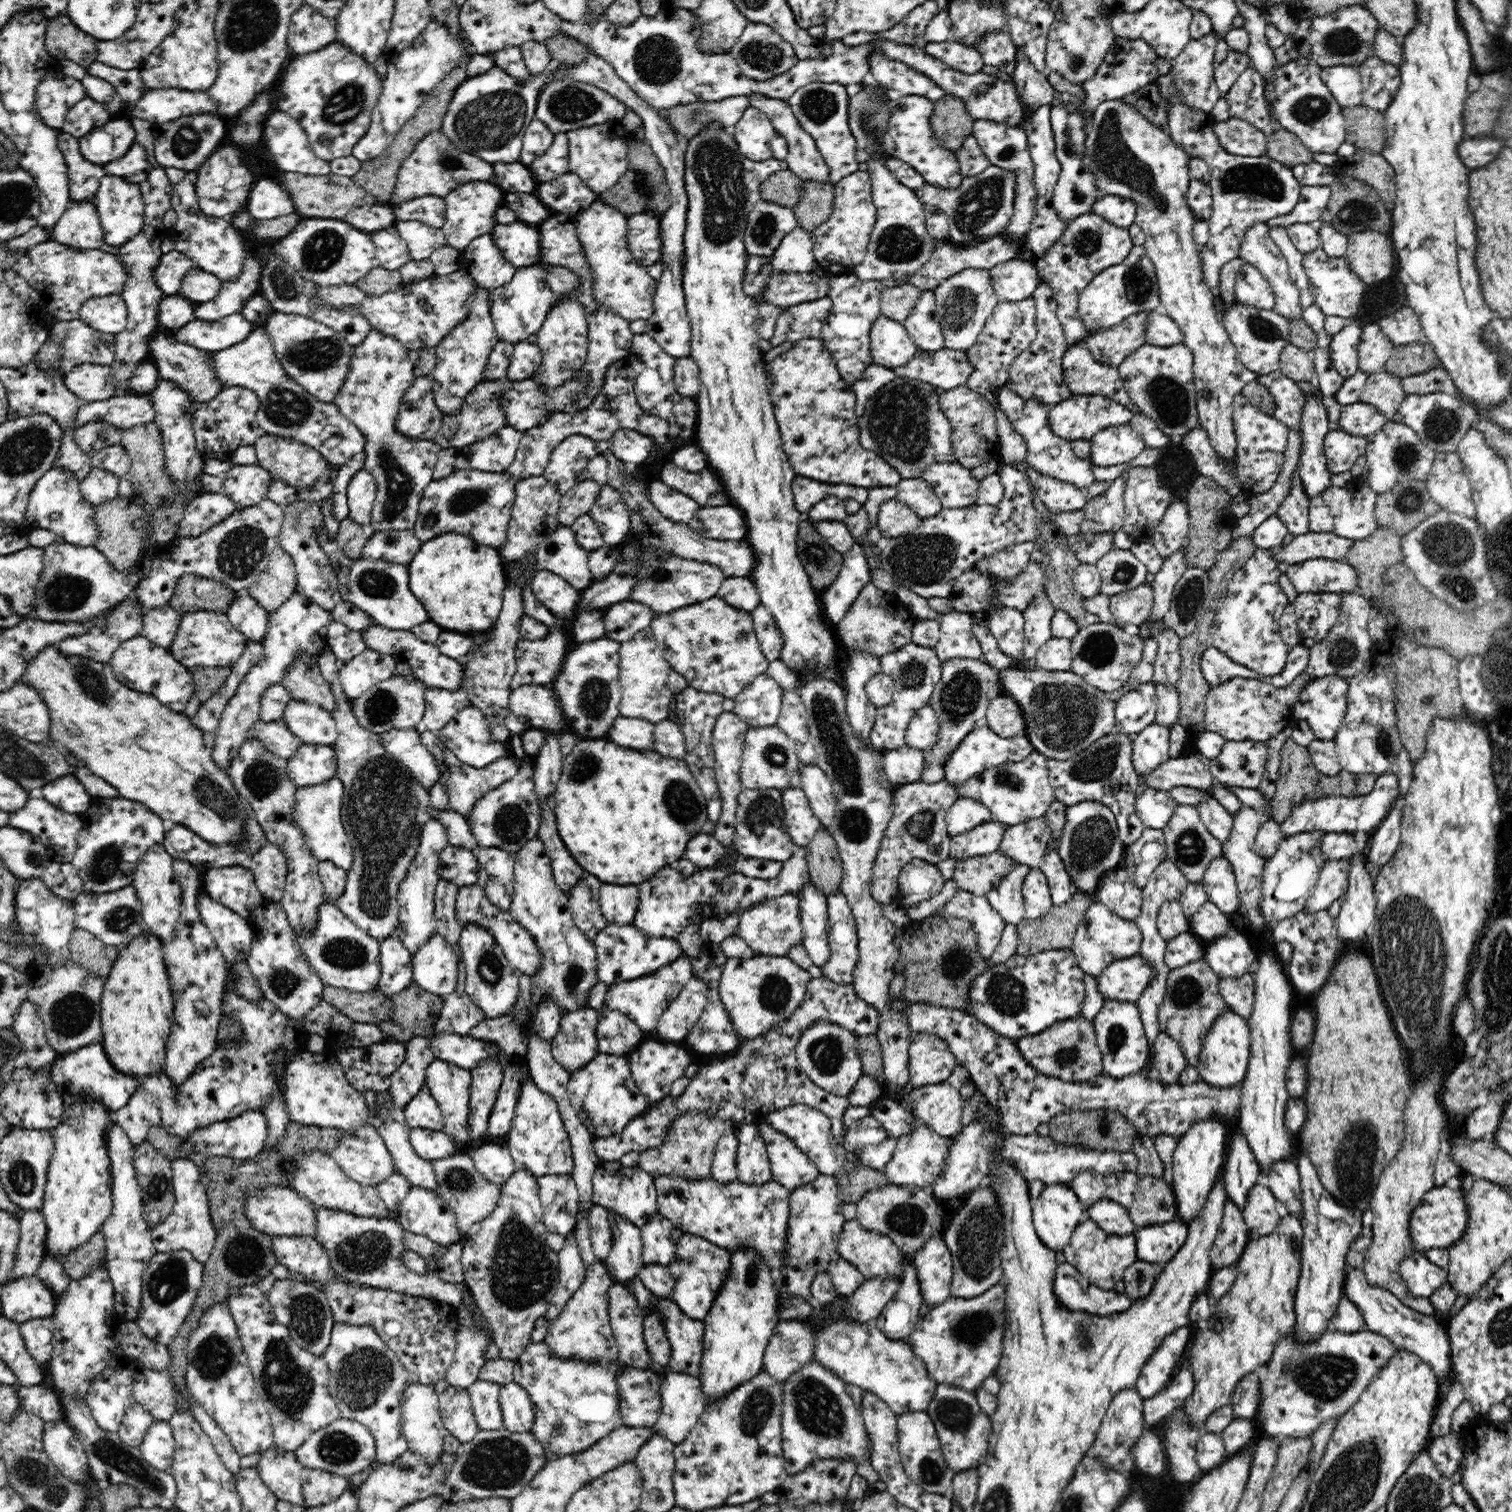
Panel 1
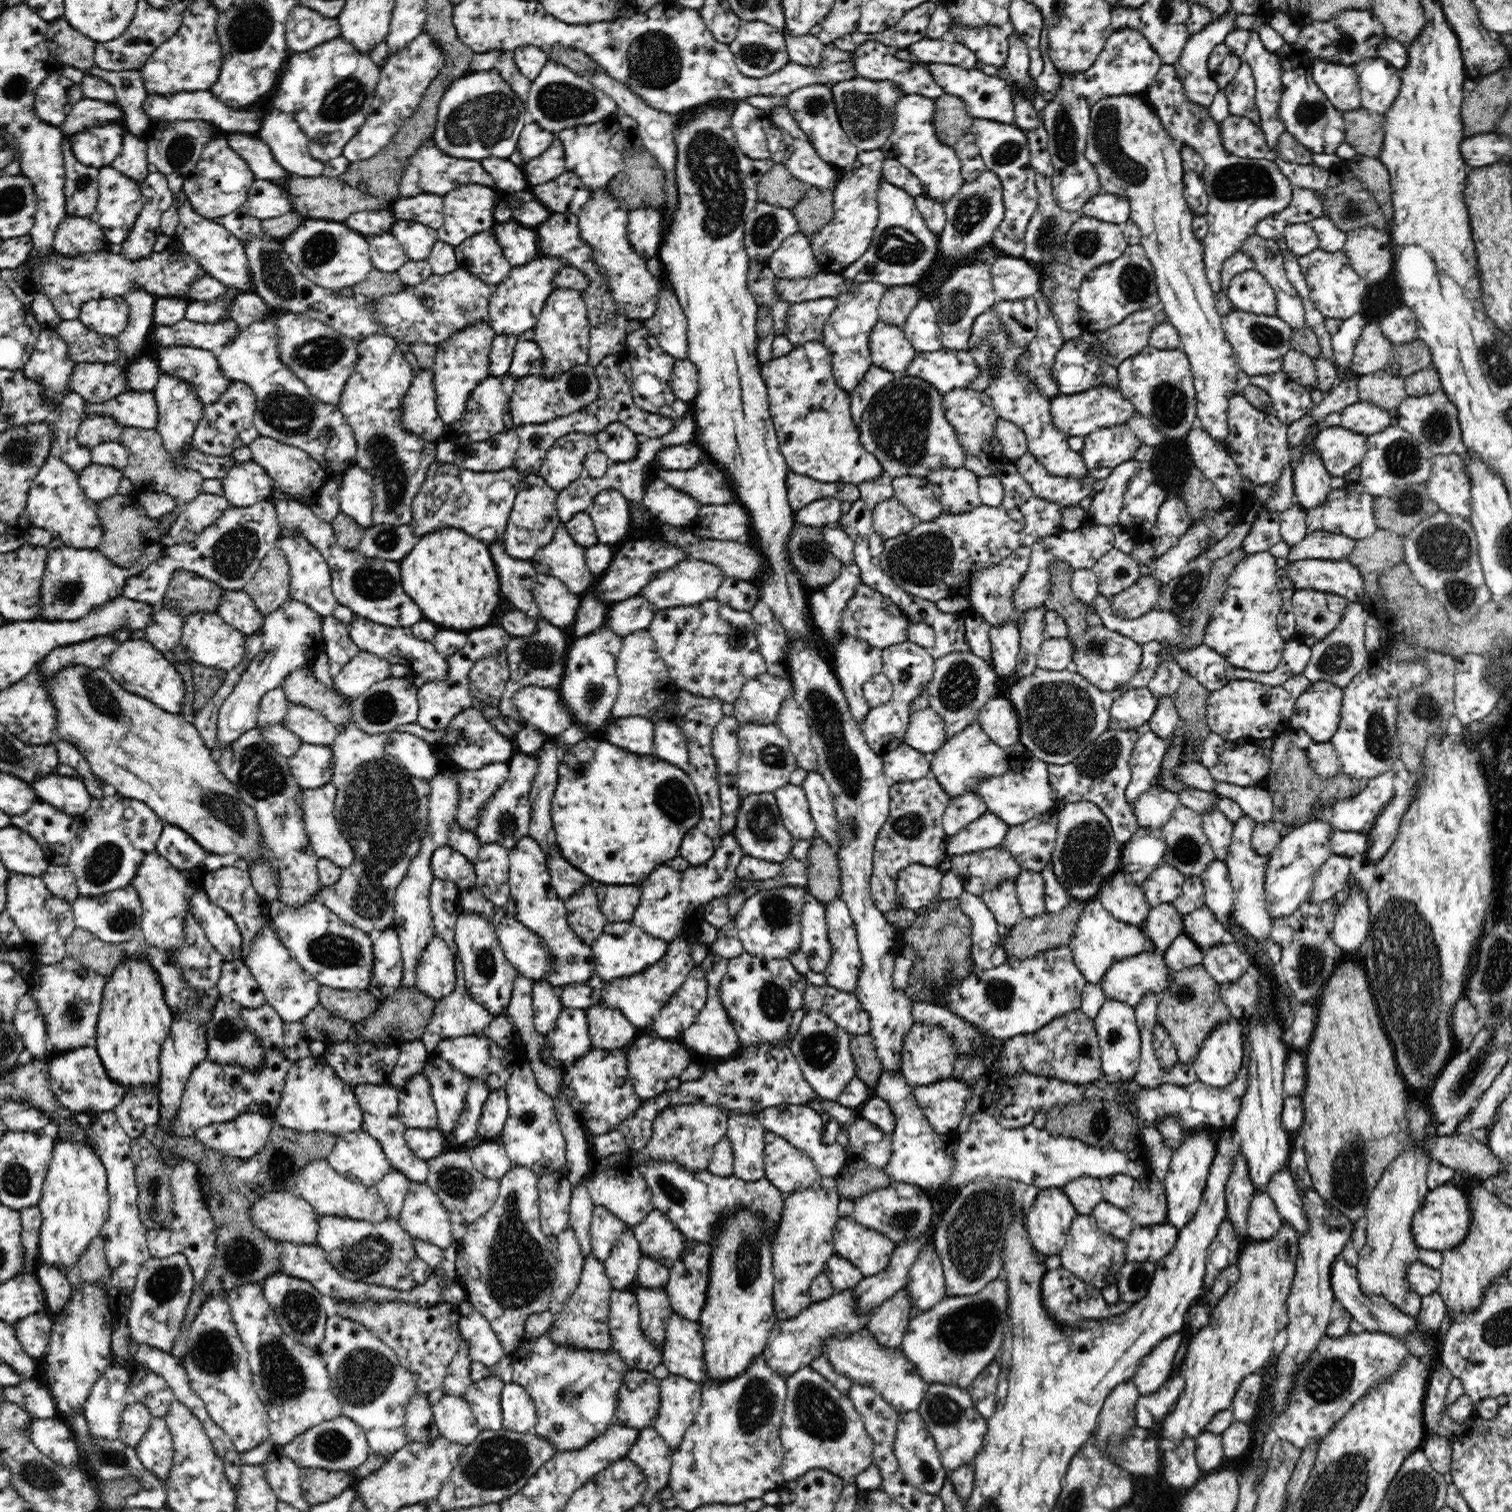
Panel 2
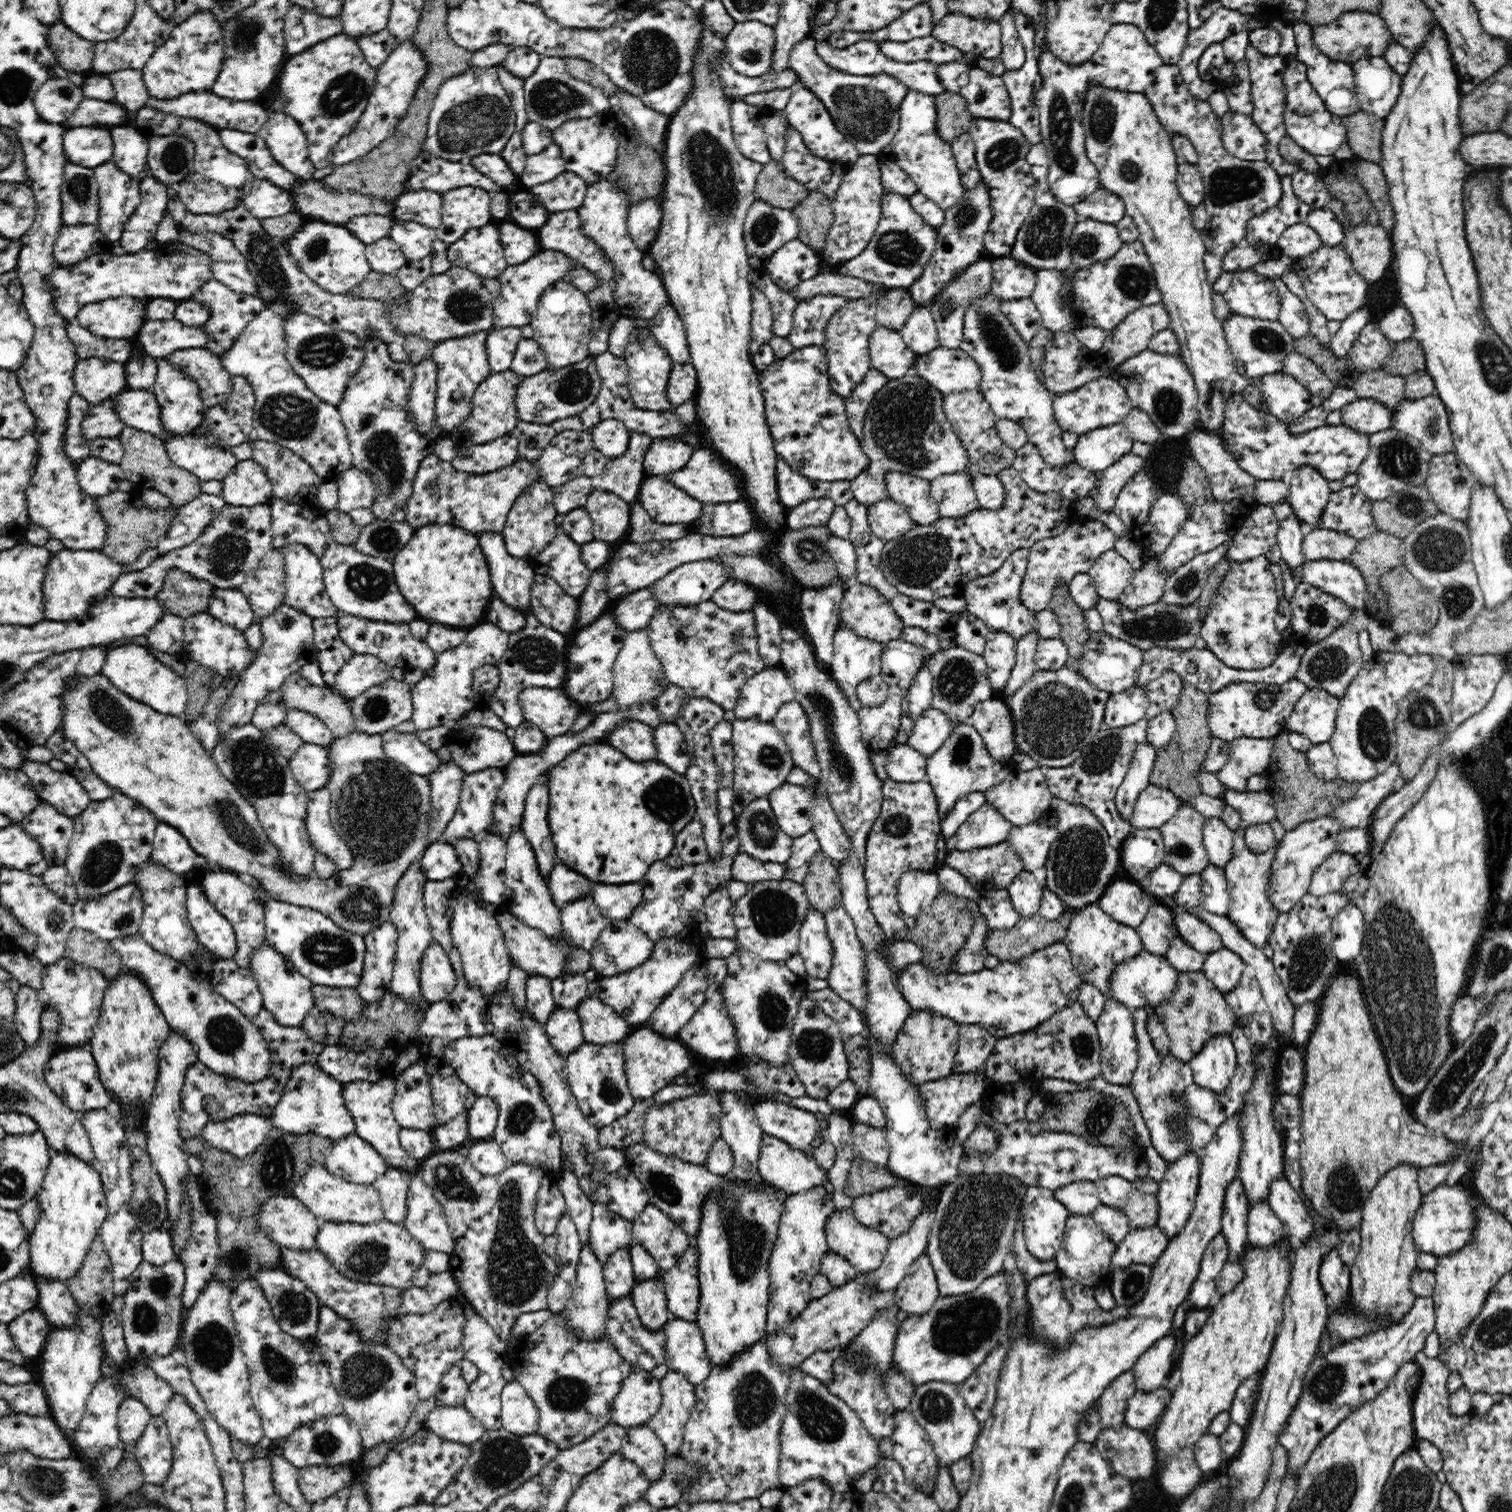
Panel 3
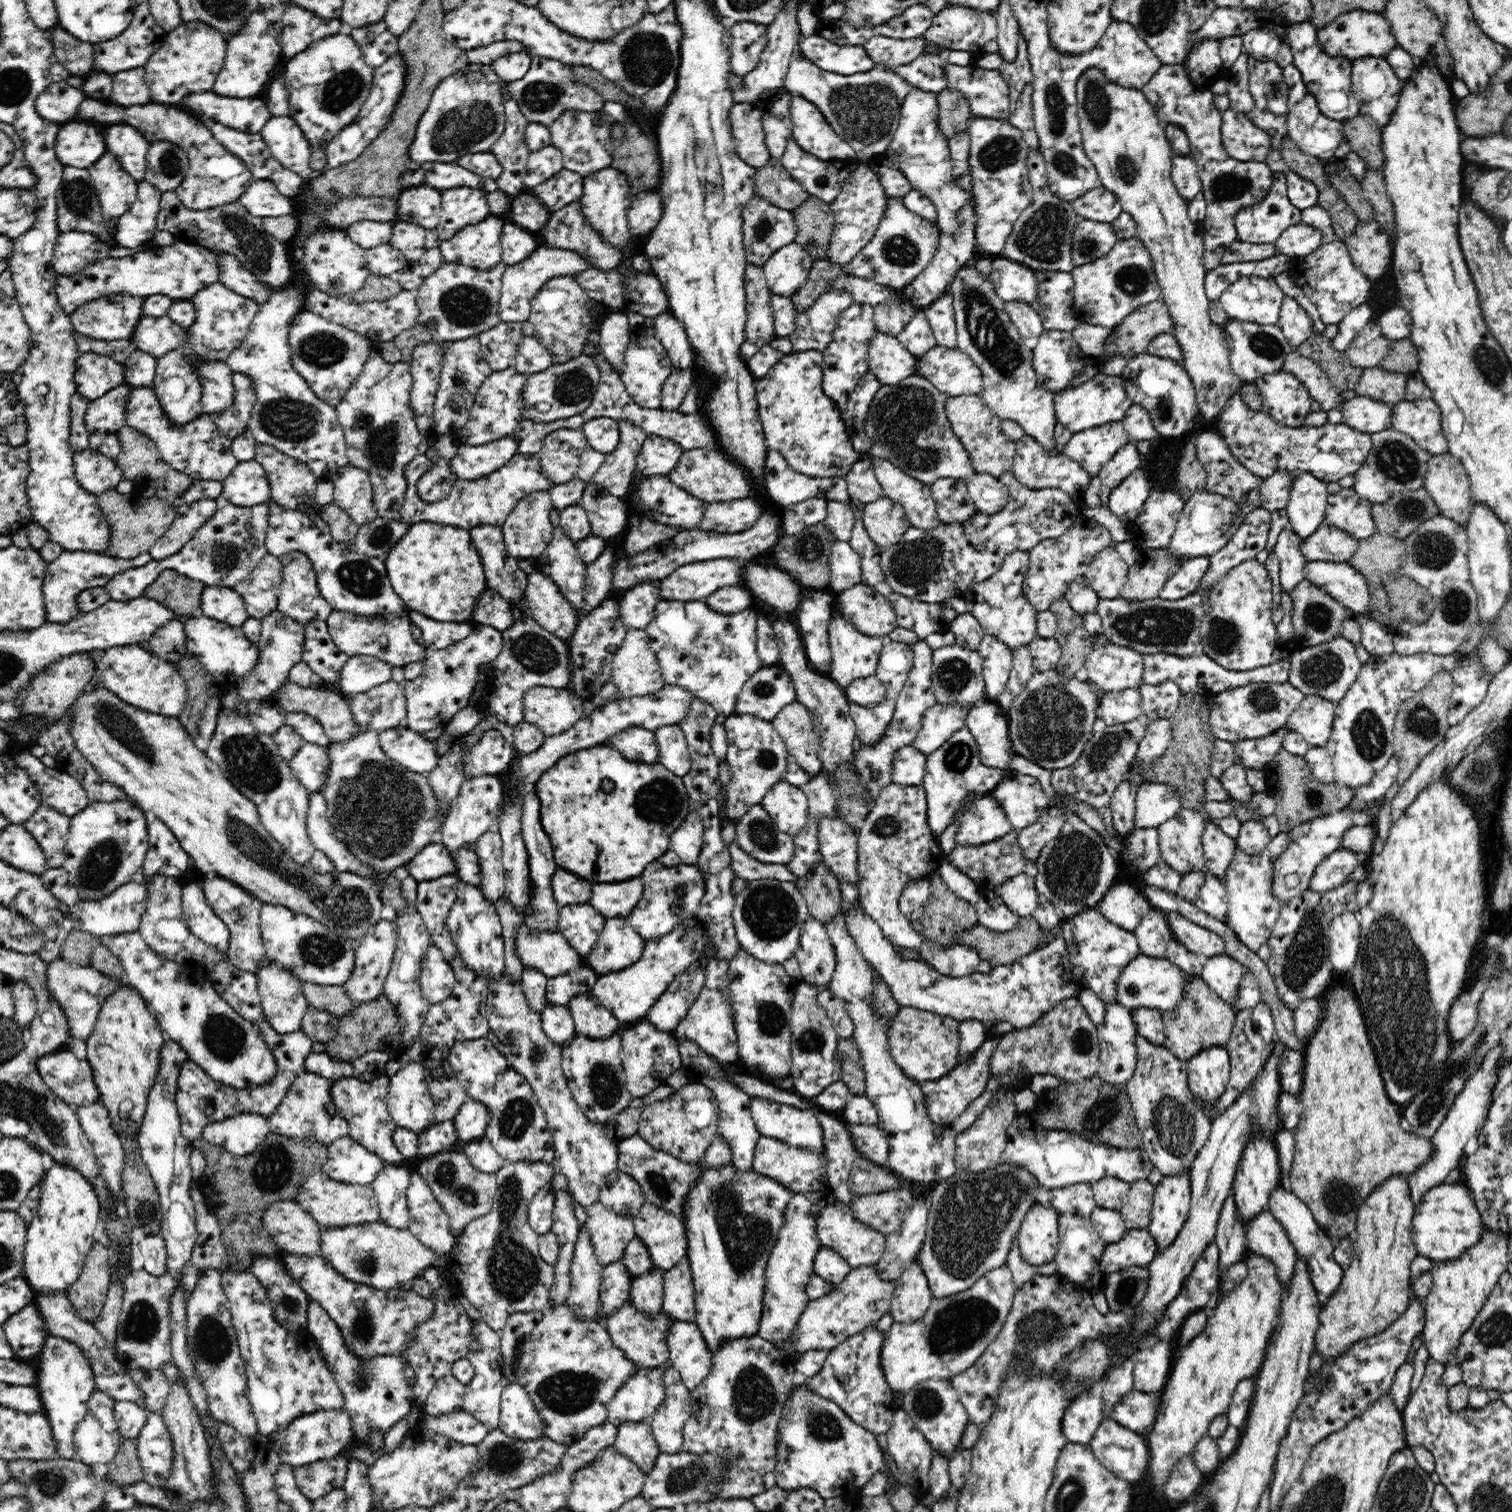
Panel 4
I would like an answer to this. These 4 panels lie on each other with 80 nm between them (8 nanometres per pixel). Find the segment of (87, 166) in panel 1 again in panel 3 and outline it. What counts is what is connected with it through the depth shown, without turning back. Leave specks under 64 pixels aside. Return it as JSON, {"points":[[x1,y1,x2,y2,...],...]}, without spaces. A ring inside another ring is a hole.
{"points":[[66,162,59,199,62,224,68,227,99,224,98,183,91,168]]}

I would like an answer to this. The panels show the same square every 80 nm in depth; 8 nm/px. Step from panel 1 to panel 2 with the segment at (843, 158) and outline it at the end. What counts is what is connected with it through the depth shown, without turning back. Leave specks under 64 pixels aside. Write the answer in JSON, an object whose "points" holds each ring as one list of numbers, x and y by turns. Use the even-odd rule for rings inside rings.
{"points":[[813,84,794,90,787,96,786,107,790,111,792,119,806,133,808,141,822,157,822,160,832,165,840,173,840,176,856,166,860,150,853,146,848,135,840,126,836,105,834,105,832,95,826,85]]}

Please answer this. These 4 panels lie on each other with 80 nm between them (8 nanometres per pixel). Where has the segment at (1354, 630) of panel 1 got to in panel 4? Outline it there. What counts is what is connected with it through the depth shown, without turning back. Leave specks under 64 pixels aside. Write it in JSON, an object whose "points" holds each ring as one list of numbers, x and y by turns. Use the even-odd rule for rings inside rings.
{"points":[[1338,637,1308,648,1297,648,1290,653,1288,683,1304,696,1316,695,1337,703,1346,696,1350,685,1356,680,1363,664,1358,661,1354,644]]}

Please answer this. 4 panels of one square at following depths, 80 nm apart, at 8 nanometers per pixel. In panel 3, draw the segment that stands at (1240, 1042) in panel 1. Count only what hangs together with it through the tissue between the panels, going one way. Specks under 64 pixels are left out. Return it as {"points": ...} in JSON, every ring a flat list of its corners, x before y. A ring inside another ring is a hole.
{"points":[[1229,1035,1210,1039,1190,1060,1192,1082,1221,1093,1226,1090,1237,1068,1237,1054]]}

